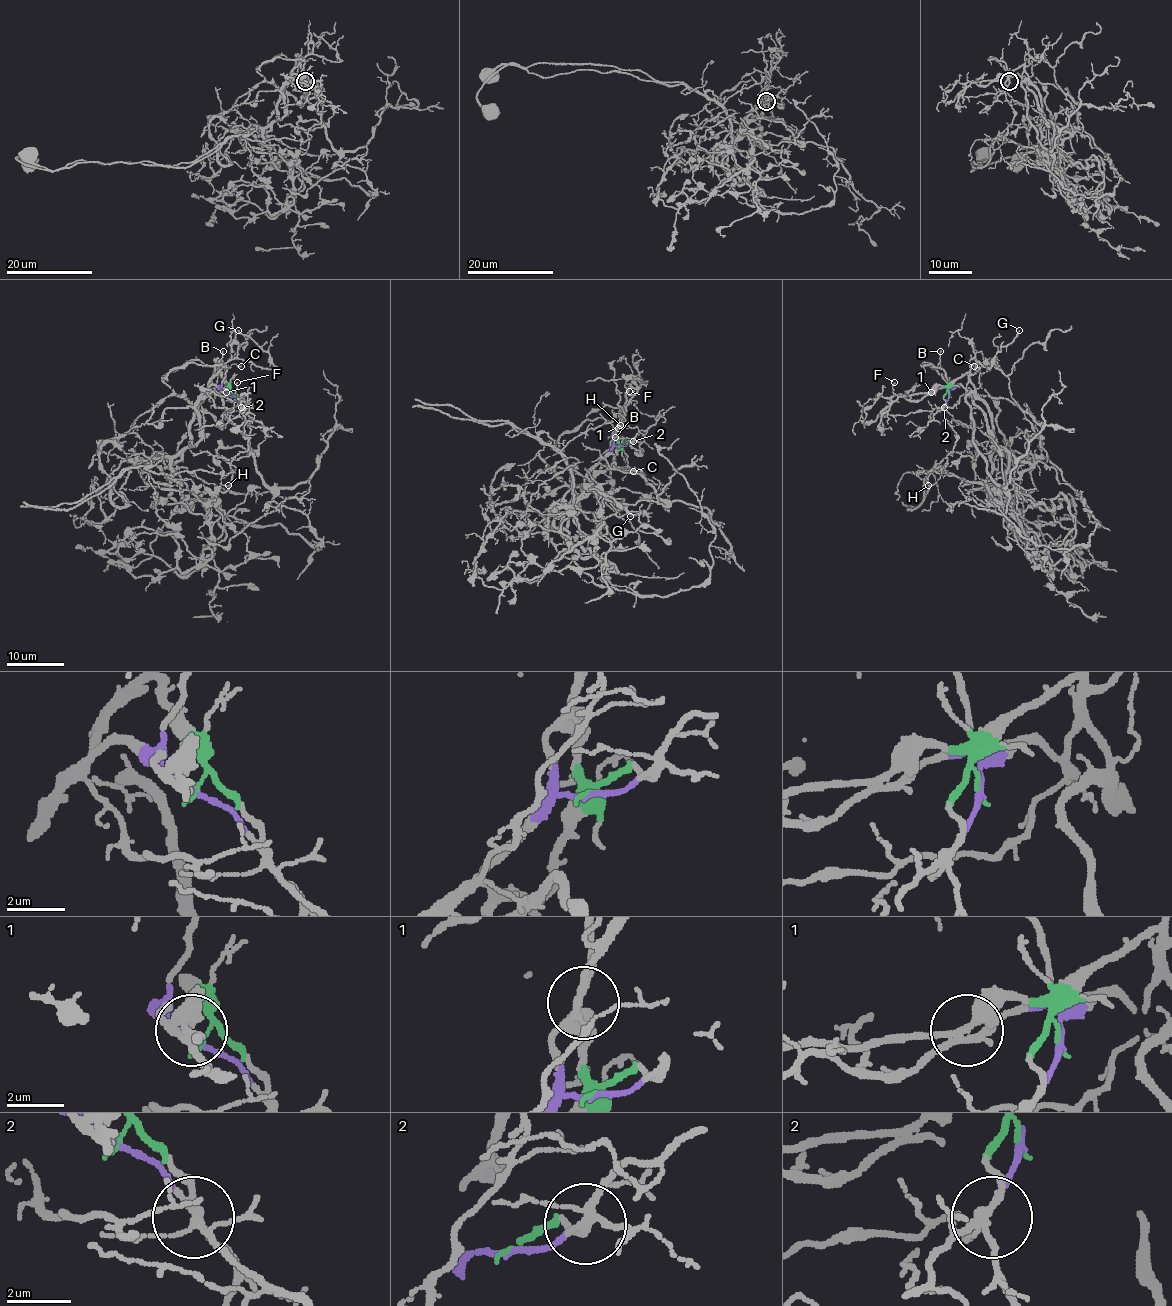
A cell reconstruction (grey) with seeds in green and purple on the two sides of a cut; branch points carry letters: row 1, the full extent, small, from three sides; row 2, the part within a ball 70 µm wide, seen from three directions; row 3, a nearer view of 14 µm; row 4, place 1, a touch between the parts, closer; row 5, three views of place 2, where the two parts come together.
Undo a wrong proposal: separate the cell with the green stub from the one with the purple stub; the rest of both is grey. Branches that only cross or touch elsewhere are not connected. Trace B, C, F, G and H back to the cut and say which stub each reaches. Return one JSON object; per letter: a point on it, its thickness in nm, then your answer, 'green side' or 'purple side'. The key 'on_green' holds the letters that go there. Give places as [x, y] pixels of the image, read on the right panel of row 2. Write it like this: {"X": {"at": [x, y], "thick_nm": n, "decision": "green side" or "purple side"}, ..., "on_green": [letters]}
{"B": {"at": [940, 351], "thick_nm": 120, "decision": "purple side"}, "C": {"at": [974, 366], "thick_nm": 110, "decision": "green side"}, "F": {"at": [894, 382], "thick_nm": 80, "decision": "green side"}, "G": {"at": [1019, 330], "thick_nm": 150, "decision": "green side"}, "H": {"at": [928, 485], "thick_nm": 100, "decision": "purple side"}, "on_green": ["C", "F", "G"]}

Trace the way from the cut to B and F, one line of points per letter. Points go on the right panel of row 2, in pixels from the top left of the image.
B: (949, 395), (948, 380), (938, 366), (941, 350)
F: (949, 395), (943, 386), (936, 386), (931, 392), (895, 395), (892, 387), (895, 382)

